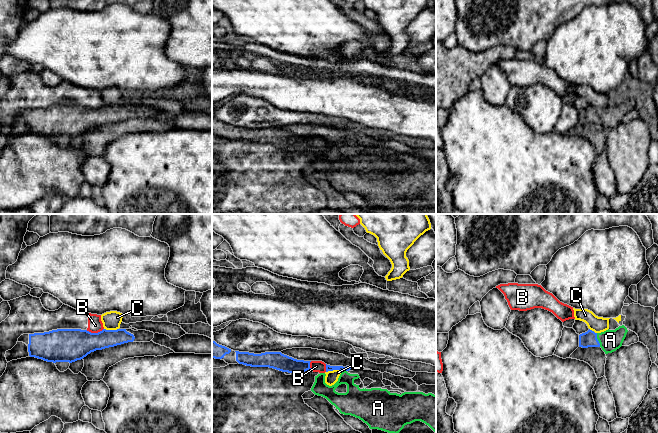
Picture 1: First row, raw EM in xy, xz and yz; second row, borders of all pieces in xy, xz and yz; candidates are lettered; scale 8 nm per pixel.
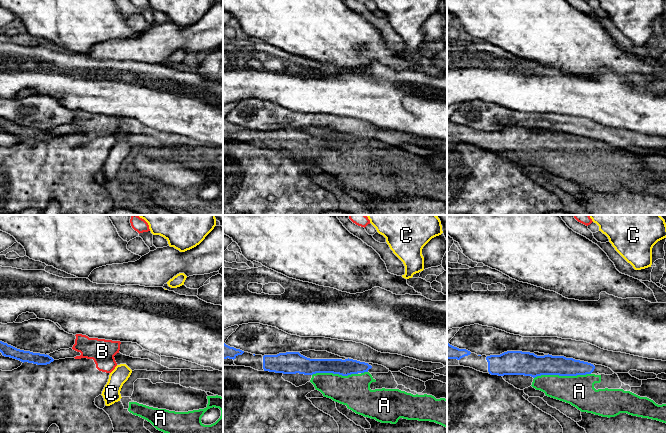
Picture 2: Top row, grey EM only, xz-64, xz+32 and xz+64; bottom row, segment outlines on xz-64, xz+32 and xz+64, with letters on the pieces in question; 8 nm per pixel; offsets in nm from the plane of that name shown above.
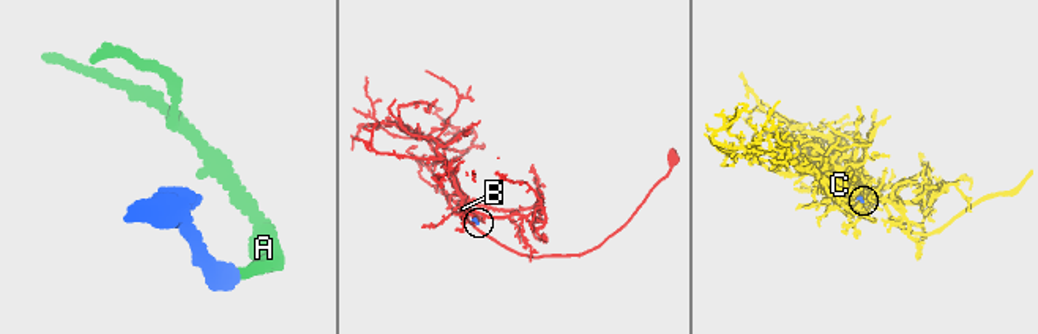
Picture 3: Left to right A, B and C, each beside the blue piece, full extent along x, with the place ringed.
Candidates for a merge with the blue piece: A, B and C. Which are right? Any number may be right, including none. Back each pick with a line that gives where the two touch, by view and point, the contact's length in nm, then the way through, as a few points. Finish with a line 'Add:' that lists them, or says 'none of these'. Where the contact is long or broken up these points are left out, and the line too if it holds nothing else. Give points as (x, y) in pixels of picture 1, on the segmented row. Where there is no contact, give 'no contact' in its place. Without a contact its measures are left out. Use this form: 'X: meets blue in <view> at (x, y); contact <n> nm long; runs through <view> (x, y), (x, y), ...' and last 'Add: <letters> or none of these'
A: meets blue in yz at (597, 340); contact 120 nm long; runs through yz (588, 339), (597, 340), (610, 340)
Add: A

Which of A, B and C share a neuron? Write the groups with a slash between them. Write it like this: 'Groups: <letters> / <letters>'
Groups: A / B / C

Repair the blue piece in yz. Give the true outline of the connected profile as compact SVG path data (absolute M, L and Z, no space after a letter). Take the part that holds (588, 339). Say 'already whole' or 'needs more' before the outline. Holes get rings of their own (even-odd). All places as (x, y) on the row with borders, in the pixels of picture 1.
needs more | M622 325L615 330L606 330L601 333L595 333L588 330L579 335L579 347L601 347L605 354L612 353L622 346L628 330Z

